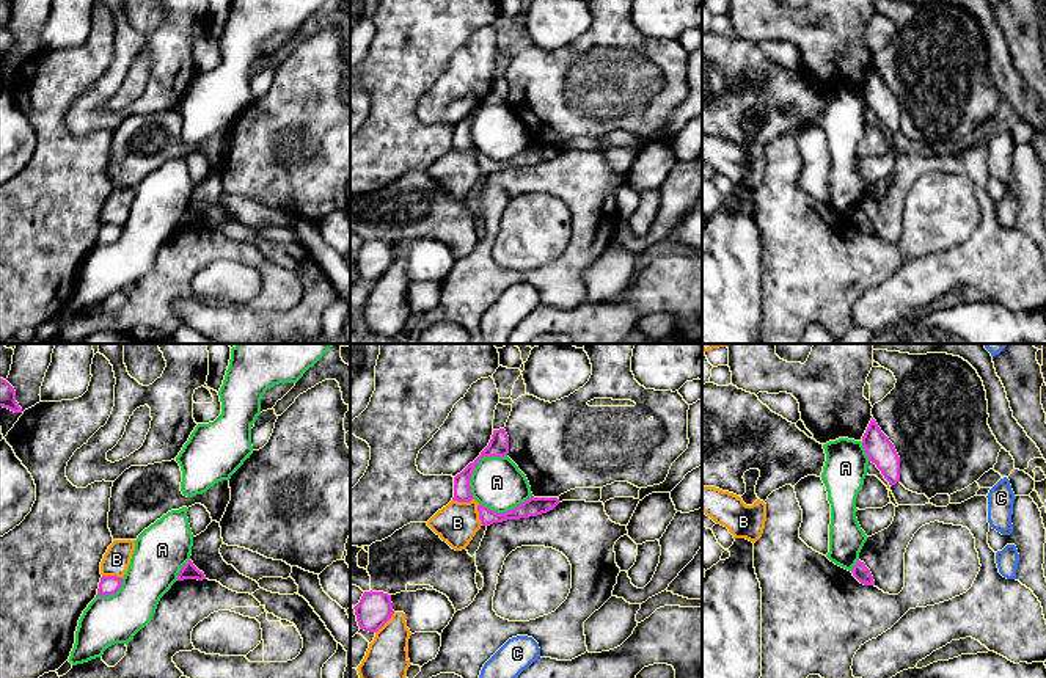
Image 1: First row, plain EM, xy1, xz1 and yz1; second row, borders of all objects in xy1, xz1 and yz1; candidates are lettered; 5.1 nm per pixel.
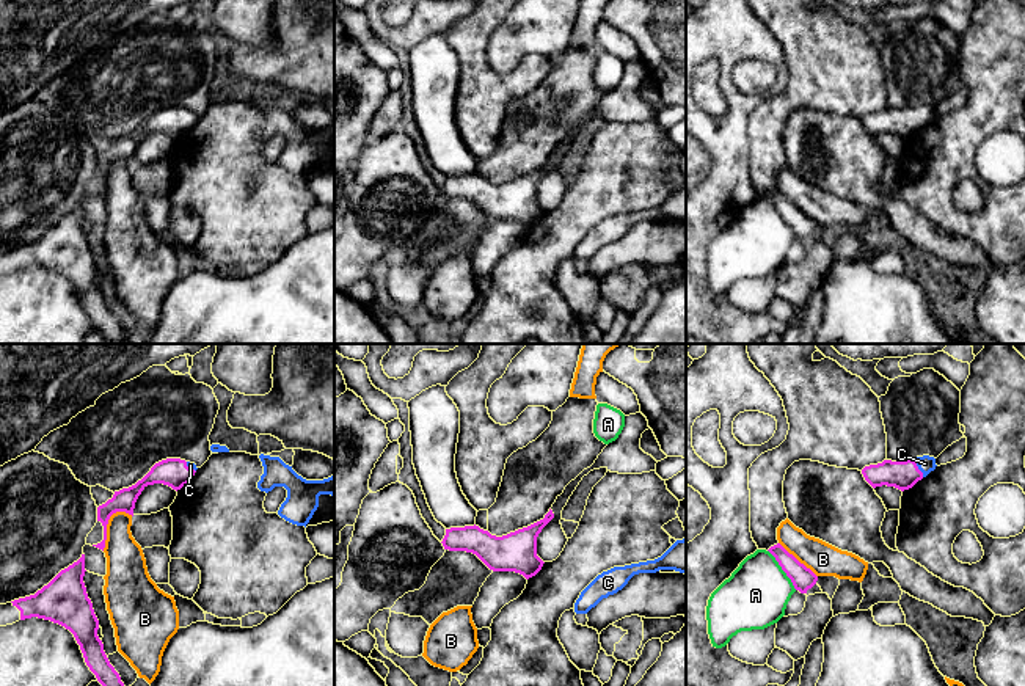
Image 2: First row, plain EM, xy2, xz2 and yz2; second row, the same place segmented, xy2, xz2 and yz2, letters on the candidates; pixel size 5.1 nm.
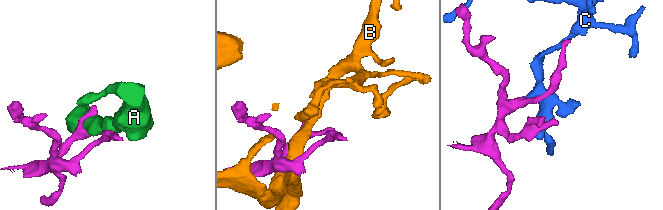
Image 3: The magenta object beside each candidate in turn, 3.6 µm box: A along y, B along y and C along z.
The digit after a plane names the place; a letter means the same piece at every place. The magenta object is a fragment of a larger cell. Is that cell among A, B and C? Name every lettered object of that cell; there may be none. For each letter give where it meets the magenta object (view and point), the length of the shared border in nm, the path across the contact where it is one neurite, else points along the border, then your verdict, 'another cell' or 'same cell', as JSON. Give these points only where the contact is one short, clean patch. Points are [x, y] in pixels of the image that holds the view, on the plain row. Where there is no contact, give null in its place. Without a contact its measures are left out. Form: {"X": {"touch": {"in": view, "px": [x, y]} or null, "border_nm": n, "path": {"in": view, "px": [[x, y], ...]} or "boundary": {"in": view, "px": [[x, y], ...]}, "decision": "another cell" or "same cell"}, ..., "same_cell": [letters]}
{"A": {"touch": {"in": "xz1", "px": [476, 113]}, "border_nm": 280, "decision": "another cell"}, "B": {"touch": {"in": "xy2", "px": [107, 171]}, "border_nm": 240, "decision": "another cell"}, "C": {"touch": {"in": "yz2", "px": [917, 116]}, "border_nm": 110, "path": {"in": "yz2", "px": [[901, 123], [917, 116], [925, 112]]}, "decision": "same cell"}, "same_cell": ["C"]}

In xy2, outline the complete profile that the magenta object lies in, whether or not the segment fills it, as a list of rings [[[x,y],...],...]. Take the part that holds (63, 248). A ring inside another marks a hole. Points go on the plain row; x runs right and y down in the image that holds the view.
[[[82,203],[35,243],[0,253],[0,275],[31,265],[64,275],[74,283],[86,314],[104,334],[105,342],[121,342],[127,336],[110,312],[97,284],[99,268],[86,242],[85,220],[85,203]]]

